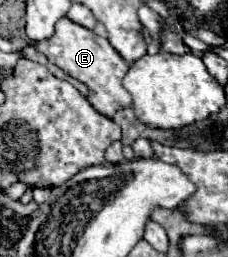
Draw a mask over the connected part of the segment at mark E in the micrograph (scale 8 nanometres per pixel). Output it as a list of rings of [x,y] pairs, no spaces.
[[[63,17],[57,25],[55,25],[55,35],[47,41],[41,41],[35,45],[41,53],[45,53],[45,57],[55,63],[59,69],[63,69],[69,77],[85,83],[89,87],[89,95],[87,101],[93,103],[93,107],[105,115],[105,117],[113,117],[119,109],[129,107],[131,105],[131,95],[129,91],[121,85],[125,73],[129,71],[127,61],[111,47],[111,43],[105,37],[95,35],[93,31],[69,21],[67,17]]]

